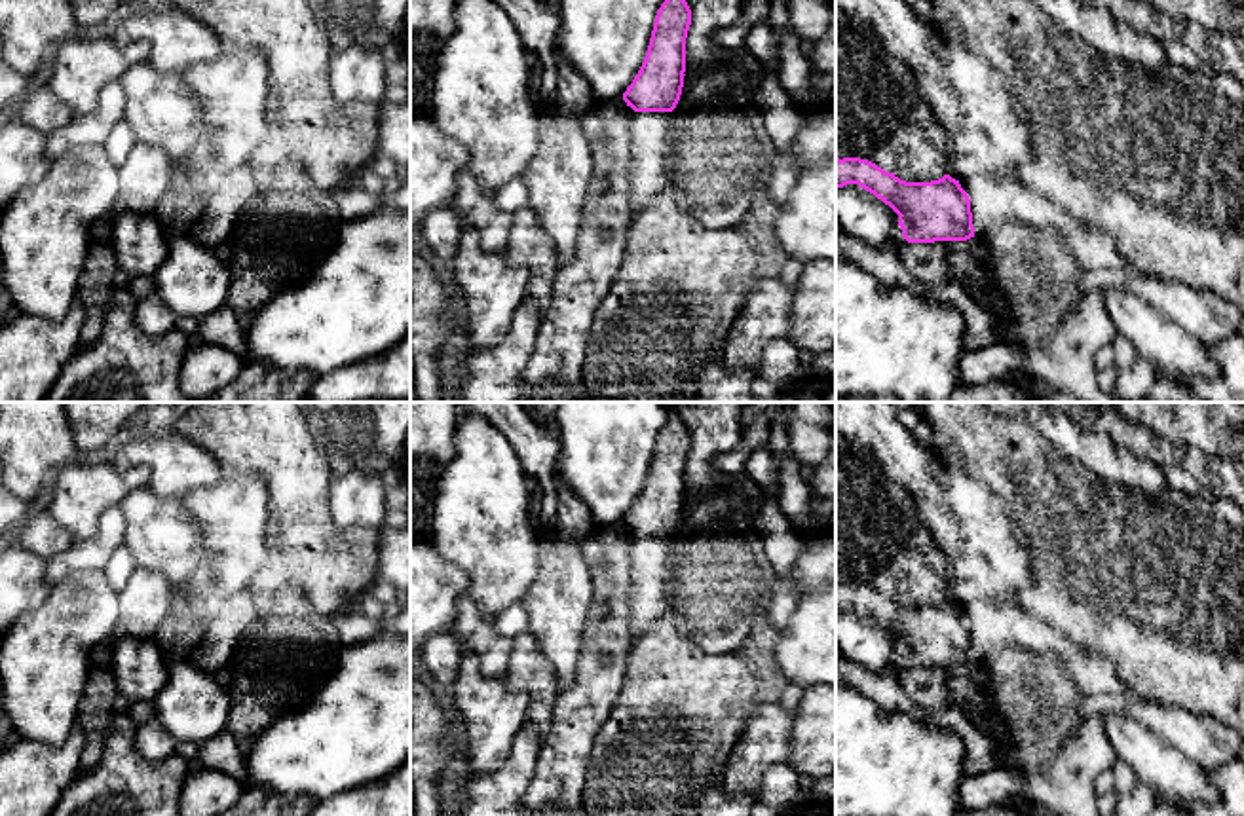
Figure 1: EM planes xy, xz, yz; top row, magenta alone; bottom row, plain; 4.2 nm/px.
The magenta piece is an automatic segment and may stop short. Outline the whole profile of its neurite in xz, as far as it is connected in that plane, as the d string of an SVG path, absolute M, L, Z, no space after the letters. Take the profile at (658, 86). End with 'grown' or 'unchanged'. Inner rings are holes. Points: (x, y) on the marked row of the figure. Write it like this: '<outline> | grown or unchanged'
M665 0L657 9L646 59L623 101L636 116L631 120L631 214L640 213L648 201L667 184L665 154L680 101L686 72L686 38L691 25L691 9L686 0Z | grown

